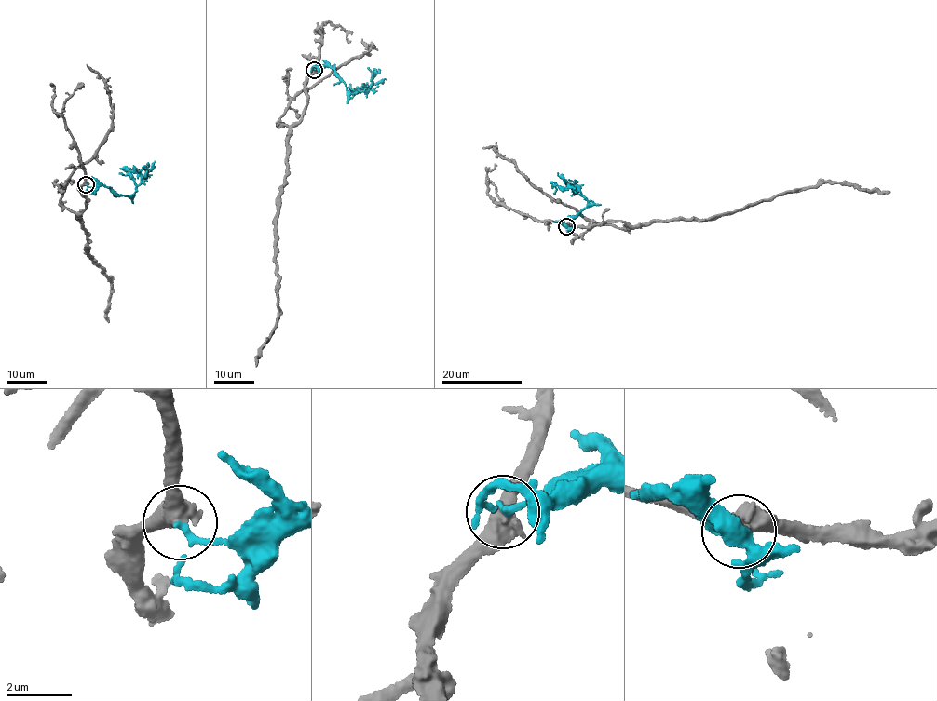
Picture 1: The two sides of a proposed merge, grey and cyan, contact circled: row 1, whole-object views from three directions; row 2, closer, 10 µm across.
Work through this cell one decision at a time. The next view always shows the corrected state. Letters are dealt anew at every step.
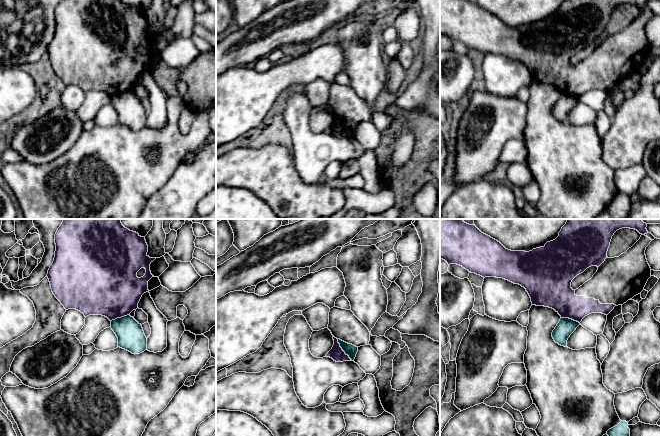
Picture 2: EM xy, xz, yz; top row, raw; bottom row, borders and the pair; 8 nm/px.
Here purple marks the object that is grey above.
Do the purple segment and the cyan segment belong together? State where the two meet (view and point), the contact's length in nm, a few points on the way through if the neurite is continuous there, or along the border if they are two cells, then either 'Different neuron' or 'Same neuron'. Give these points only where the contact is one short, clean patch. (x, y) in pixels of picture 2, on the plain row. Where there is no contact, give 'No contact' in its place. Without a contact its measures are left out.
Touches purple at xz (342, 126). Shared border 220 nm. Boundary: xz (337, 115), (341, 125), (352, 136). Different neuron

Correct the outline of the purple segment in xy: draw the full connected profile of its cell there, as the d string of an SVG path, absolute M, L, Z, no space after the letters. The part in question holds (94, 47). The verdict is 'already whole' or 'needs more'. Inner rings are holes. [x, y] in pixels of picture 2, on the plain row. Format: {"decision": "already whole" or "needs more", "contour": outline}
{"decision": "already whole", "contour": "M61 0L55 10L56 27L48 46L51 65L66 86L76 85L84 90L102 91L110 97L129 91L138 84L142 71L148 66L148 57L154 53L150 40L156 34L147 31L148 21L145 13L130 7L122 0ZM145 44L146 49L138 54L137 48Z"}

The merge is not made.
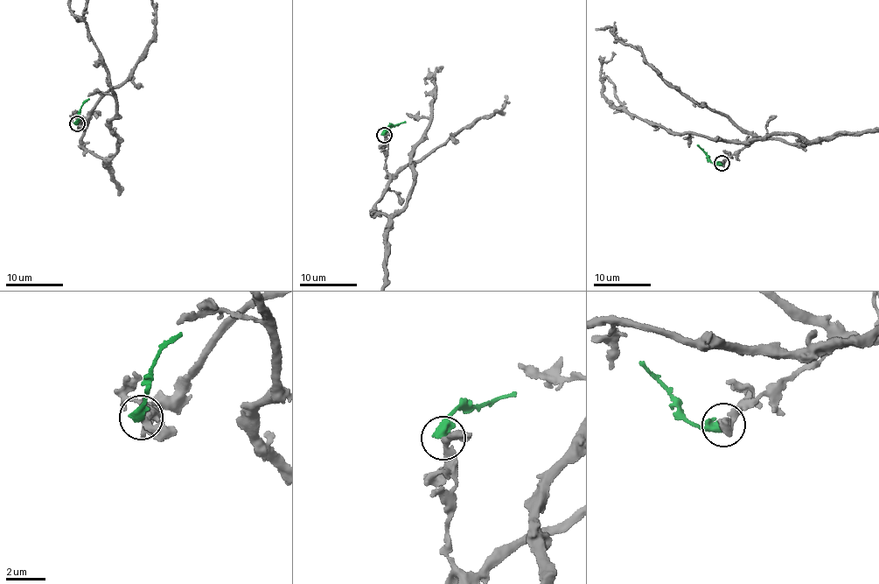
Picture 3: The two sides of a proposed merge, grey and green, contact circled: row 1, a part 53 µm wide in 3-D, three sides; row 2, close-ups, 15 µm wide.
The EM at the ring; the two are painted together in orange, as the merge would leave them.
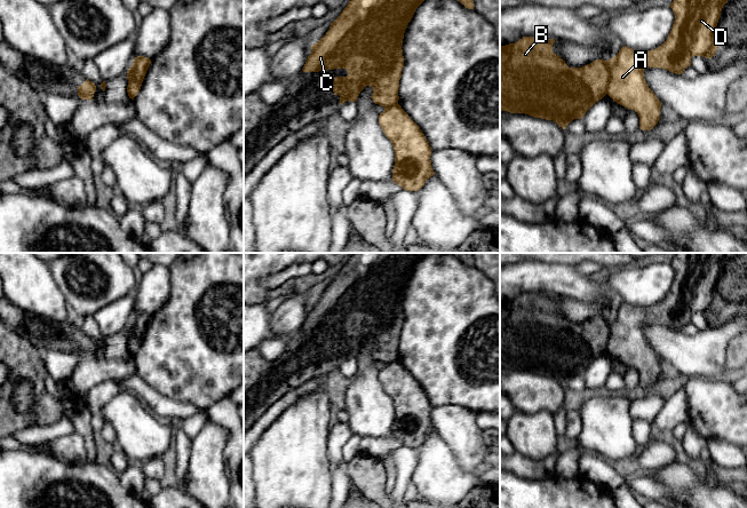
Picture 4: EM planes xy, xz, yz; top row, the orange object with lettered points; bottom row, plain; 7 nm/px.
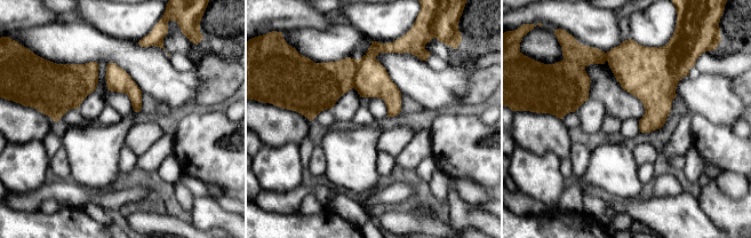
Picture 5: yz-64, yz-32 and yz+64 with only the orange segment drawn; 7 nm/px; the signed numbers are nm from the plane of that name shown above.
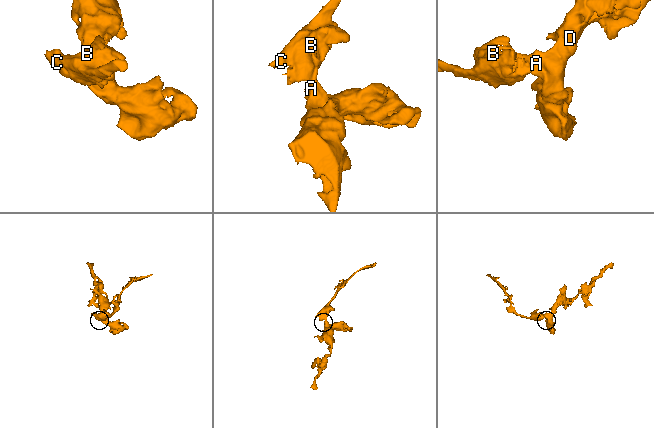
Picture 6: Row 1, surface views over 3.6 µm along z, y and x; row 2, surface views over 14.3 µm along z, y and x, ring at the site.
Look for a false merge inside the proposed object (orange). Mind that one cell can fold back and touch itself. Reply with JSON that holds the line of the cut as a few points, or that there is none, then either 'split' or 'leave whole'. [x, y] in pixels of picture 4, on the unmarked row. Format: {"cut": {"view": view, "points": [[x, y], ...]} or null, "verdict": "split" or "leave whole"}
{"cut": {"view": "yz", "points": [[606, 317], [609, 326], [608, 349]]}, "verdict": "split"}

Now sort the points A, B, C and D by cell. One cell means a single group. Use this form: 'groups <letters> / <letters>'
groups A D / B C

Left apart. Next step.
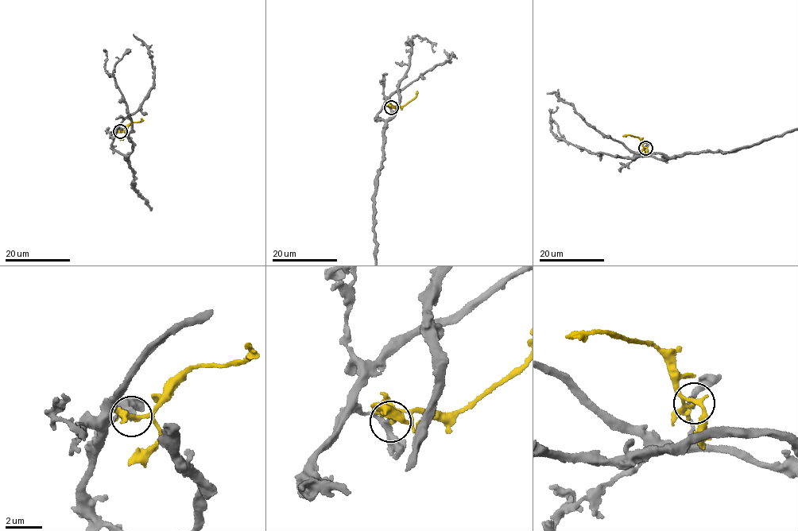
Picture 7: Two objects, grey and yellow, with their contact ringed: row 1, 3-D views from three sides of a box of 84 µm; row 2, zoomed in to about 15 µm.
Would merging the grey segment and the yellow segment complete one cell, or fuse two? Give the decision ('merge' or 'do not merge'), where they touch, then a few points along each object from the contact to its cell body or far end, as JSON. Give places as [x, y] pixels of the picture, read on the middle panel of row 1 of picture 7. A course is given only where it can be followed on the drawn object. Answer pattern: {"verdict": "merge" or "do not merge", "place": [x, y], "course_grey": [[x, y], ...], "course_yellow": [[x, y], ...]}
{"verdict": "do not merge", "place": [391, 107], "course_grey": [[391, 107], [382, 106], [377, 114], [385, 129], [374, 196]], "course_yellow": [[391, 107], [406, 105], [416, 97], [416, 91]]}

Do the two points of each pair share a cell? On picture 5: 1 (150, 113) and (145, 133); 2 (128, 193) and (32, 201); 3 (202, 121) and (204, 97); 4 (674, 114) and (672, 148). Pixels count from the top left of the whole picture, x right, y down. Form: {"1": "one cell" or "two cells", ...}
{"1": "two cells", "2": "one cell", "3": "two cells", "4": "two cells"}

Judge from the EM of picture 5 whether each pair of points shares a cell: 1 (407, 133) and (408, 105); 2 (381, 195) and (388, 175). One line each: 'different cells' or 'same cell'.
1: different cells
2: different cells

